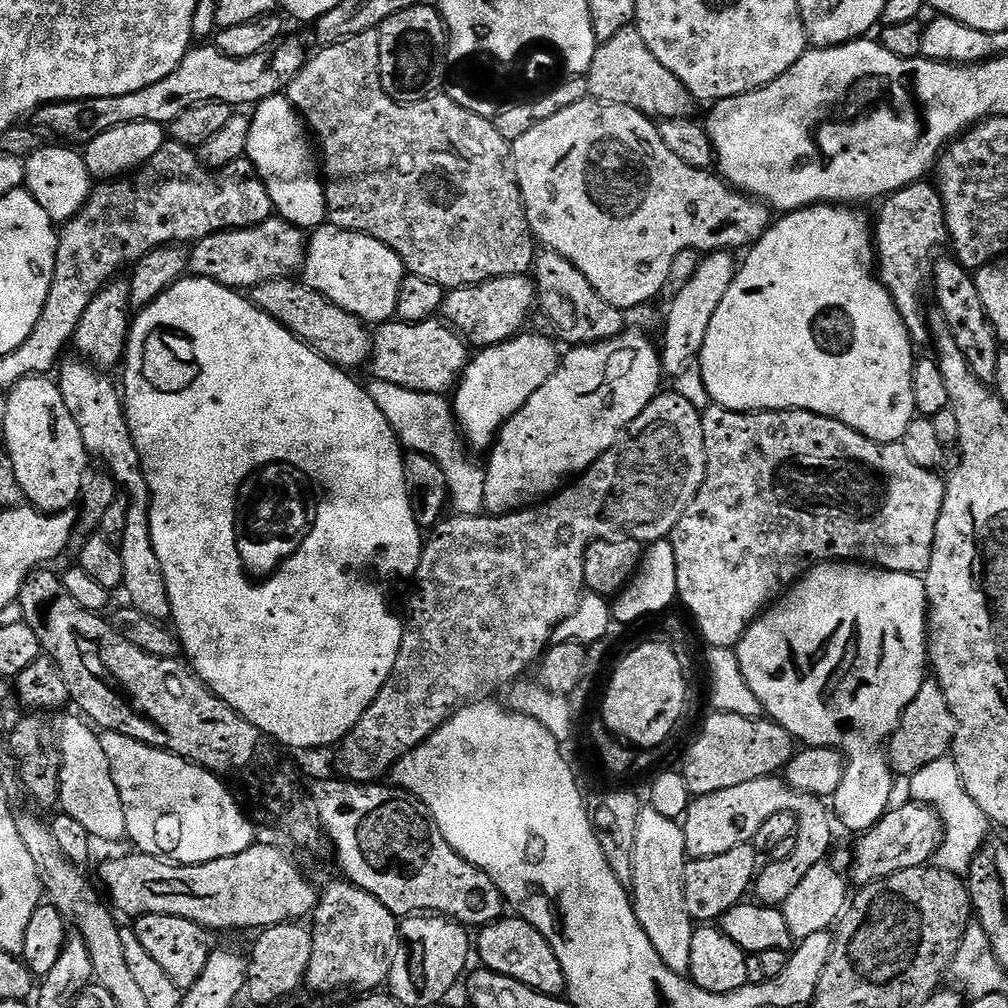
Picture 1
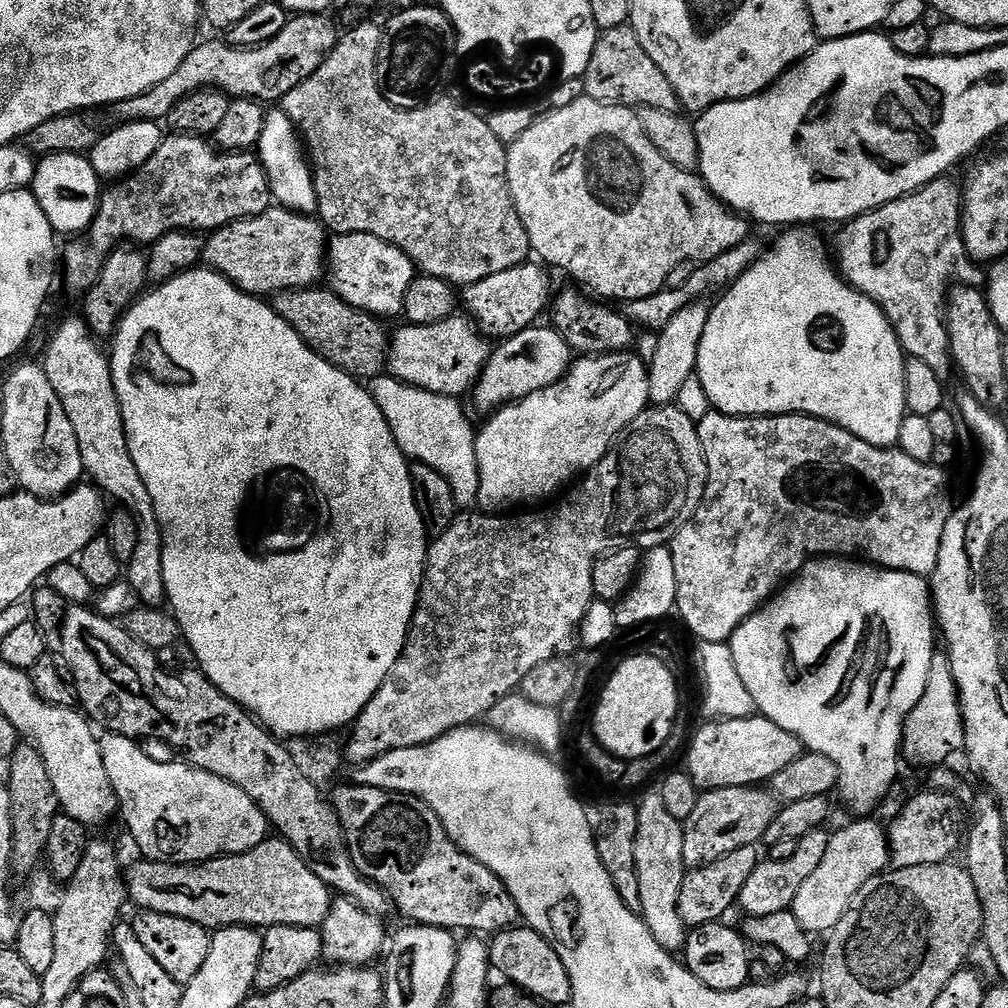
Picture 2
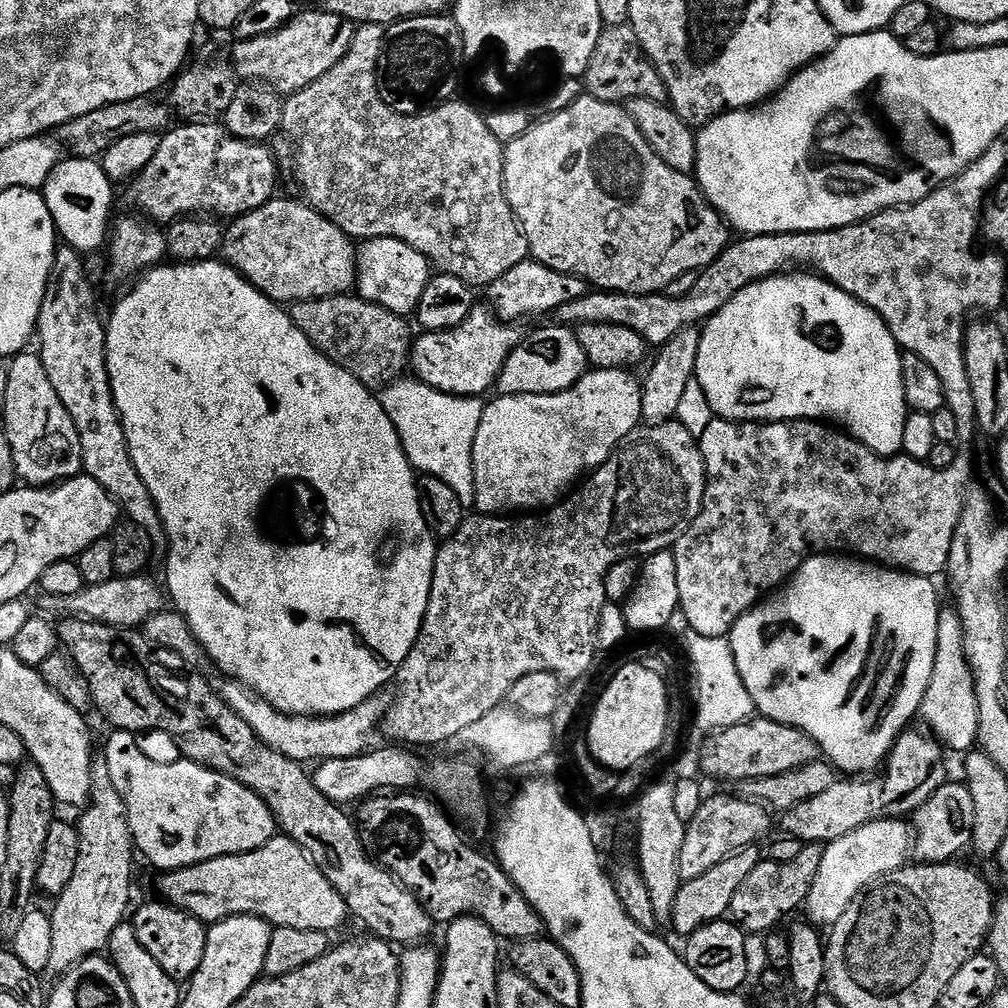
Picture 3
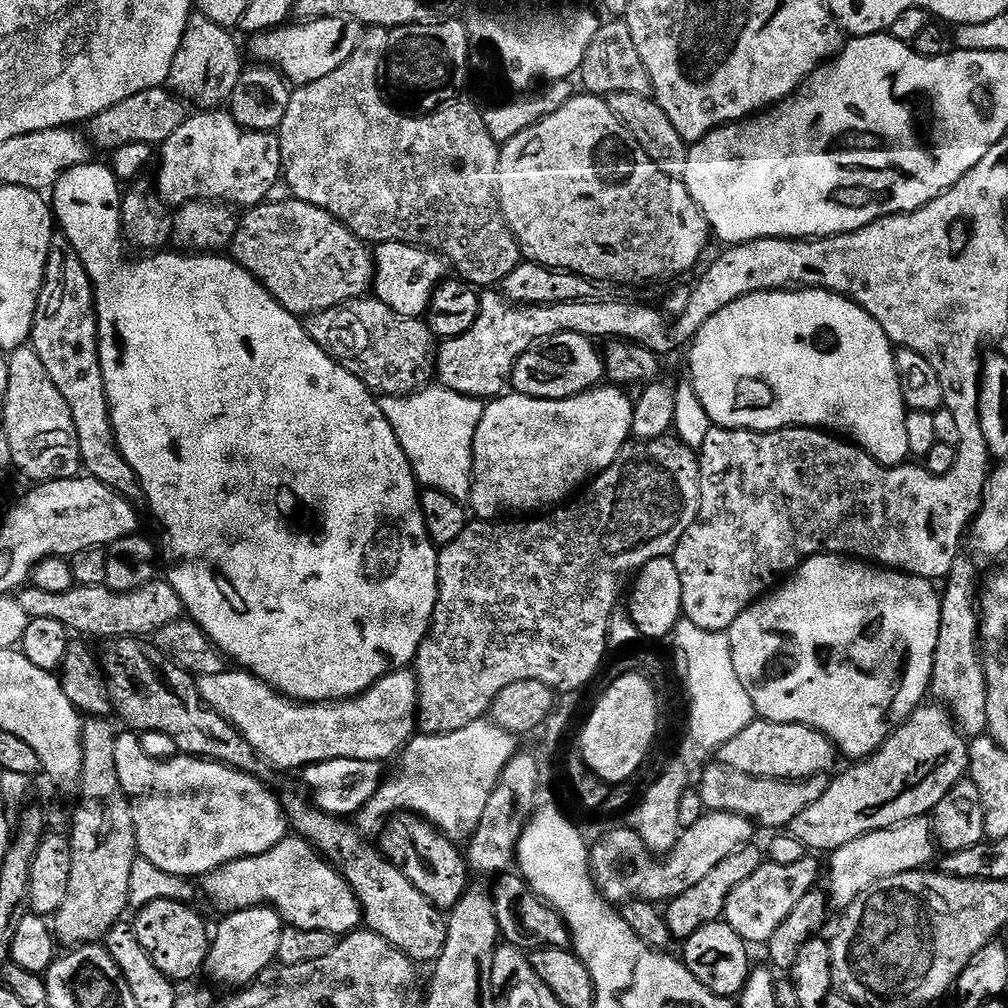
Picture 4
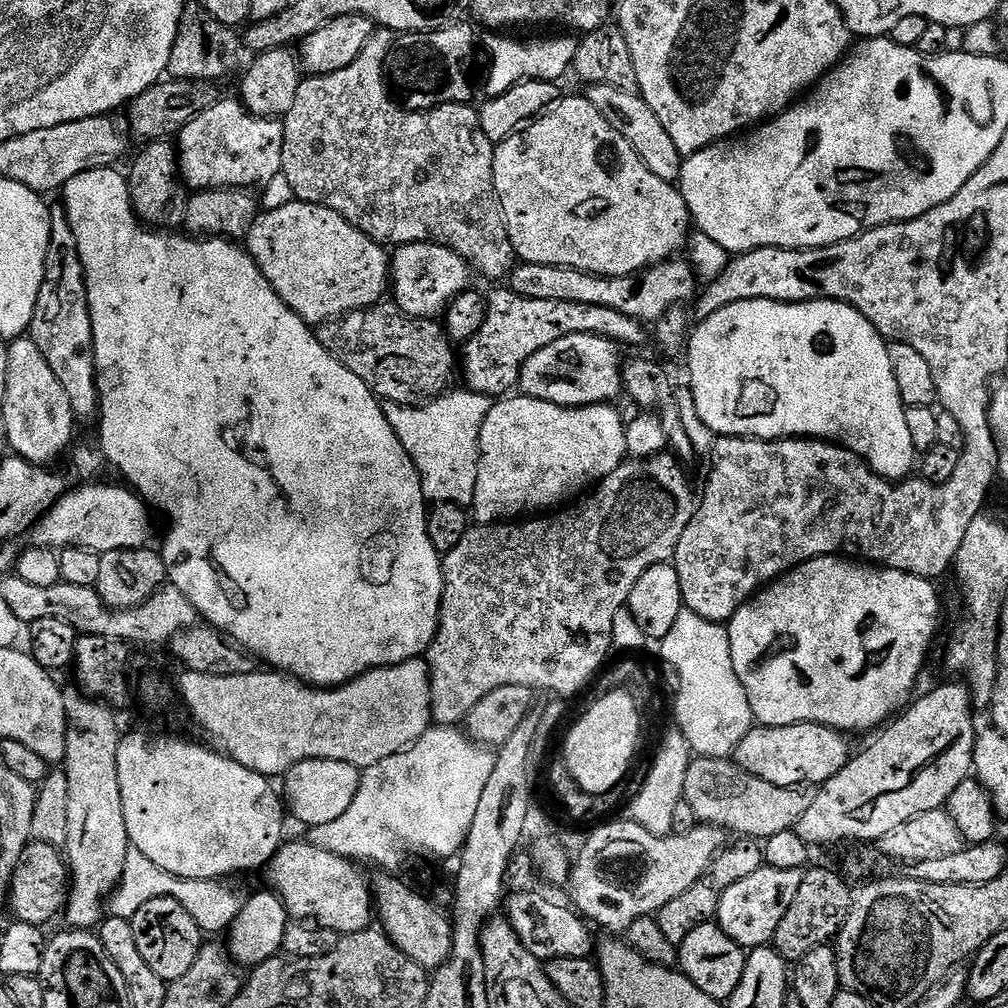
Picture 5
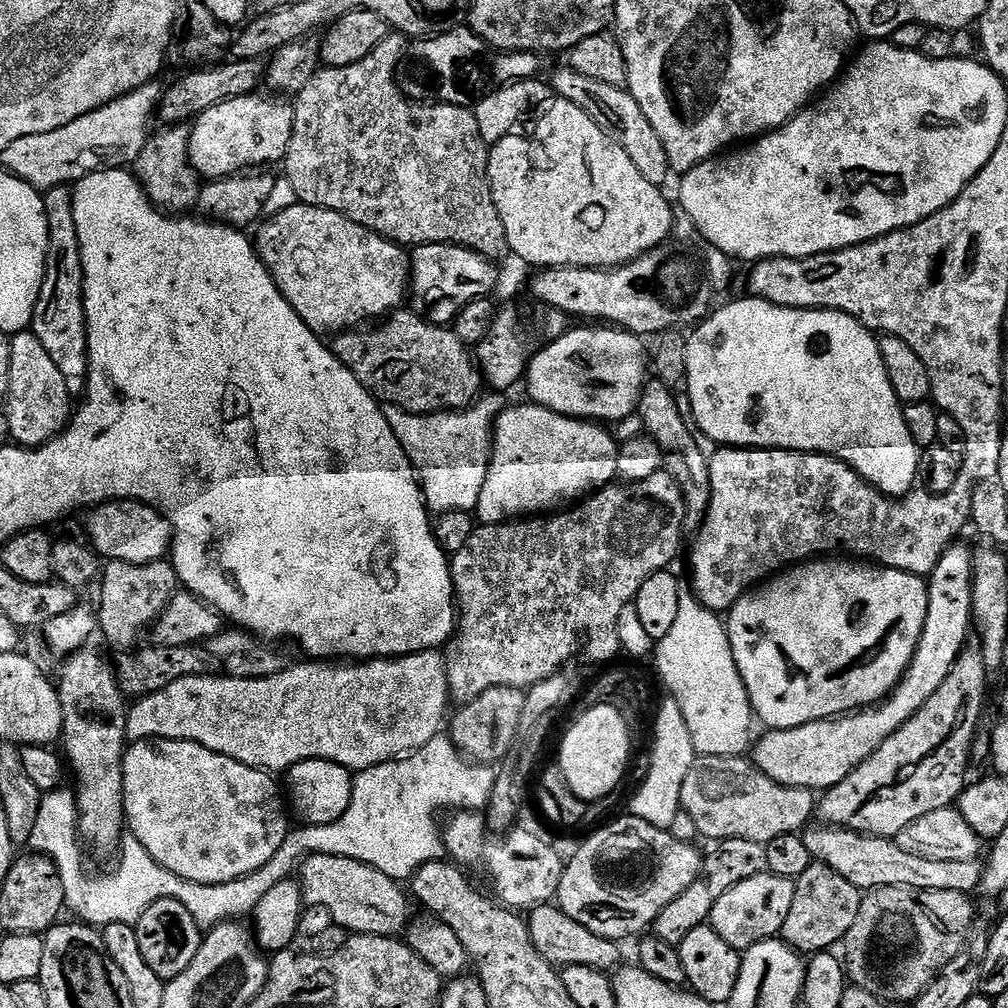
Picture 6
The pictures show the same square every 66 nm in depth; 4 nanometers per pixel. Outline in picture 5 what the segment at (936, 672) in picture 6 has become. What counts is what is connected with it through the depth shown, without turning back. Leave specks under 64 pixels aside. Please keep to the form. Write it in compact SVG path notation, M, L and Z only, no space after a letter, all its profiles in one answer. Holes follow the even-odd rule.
M791 724L773 728L753 726L746 738L738 742L734 763L754 774L754 778L762 778L762 782L774 782L774 786L819 786L834 778L834 774L848 764L848 740L845 733L828 728L825 724Z

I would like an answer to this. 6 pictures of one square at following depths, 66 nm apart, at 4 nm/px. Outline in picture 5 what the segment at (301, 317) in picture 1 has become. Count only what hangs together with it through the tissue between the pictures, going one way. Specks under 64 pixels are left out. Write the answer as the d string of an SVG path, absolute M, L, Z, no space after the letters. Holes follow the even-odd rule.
M384 307L363 308L319 325L318 335L322 346L326 346L329 354L338 358L346 370L358 374L358 378L362 378L362 382L366 382L368 389L381 401L419 406L443 396L453 387L452 375L458 372L458 356L452 353L454 345L443 327L436 320L415 320L413 316L405 316L395 307Z

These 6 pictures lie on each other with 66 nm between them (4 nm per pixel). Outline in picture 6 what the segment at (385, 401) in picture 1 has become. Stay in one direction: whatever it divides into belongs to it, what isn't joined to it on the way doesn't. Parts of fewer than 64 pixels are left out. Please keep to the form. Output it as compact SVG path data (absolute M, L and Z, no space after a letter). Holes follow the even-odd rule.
M496 394L481 395L471 406L447 412L434 412L431 414L413 414L403 412L400 408L391 406L383 409L385 419L397 438L405 454L407 463L414 469L418 477L418 488L422 493L422 500L429 513L466 512L475 509L484 479L488 473L490 459L490 441L494 431L496 417L502 411L501 397Z

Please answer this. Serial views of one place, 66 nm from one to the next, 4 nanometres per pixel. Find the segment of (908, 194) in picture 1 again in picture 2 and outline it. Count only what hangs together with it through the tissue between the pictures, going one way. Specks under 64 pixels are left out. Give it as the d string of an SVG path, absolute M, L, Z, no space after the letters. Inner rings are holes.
M941 178L922 186L917 192L911 192L909 196L886 202L886 206L847 221L836 236L836 252L834 248L840 275L863 296L869 296L886 314L905 357L913 356L926 362L926 366L931 366L942 381L947 381L948 375L954 372L946 319L948 290L955 284L980 286L986 280L985 273L976 269L979 268L977 261L968 257L960 229L961 211L961 185L955 184L952 178Z

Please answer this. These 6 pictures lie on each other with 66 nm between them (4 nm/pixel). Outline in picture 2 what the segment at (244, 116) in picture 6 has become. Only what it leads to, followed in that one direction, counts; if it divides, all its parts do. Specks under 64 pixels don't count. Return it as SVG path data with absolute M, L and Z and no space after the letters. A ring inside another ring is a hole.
M165 135L162 146L154 150L154 158L131 176L105 187L100 193L100 205L88 231L67 241L62 248L62 276L72 292L89 292L102 274L106 258L125 242L136 246L150 246L168 232L198 232L211 234L216 229L242 218L254 218L273 207L268 175L260 164L259 155L247 152L221 152L203 136Z

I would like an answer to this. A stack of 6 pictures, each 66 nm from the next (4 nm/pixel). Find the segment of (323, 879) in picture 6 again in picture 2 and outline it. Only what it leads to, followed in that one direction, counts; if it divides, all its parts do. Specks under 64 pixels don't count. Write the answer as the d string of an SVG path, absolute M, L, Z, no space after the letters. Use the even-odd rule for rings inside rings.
M269 838L261 842L256 848L250 849L248 852L240 852L236 856L217 856L215 860L205 860L199 864L166 864L141 859L141 864L136 864L132 869L126 872L126 896L129 901L132 900L137 905L137 909L145 912L157 912L158 914L170 914L171 916L181 916L190 922L194 922L198 926L209 930L217 928L233 928L241 924L243 928L254 928L257 930L267 930L274 926L302 926L303 928L320 928L324 919L328 916L329 910L332 909L333 893L322 882L322 878L318 878L318 874L312 869L312 865L300 857L299 854L292 849L292 845L283 838Z

